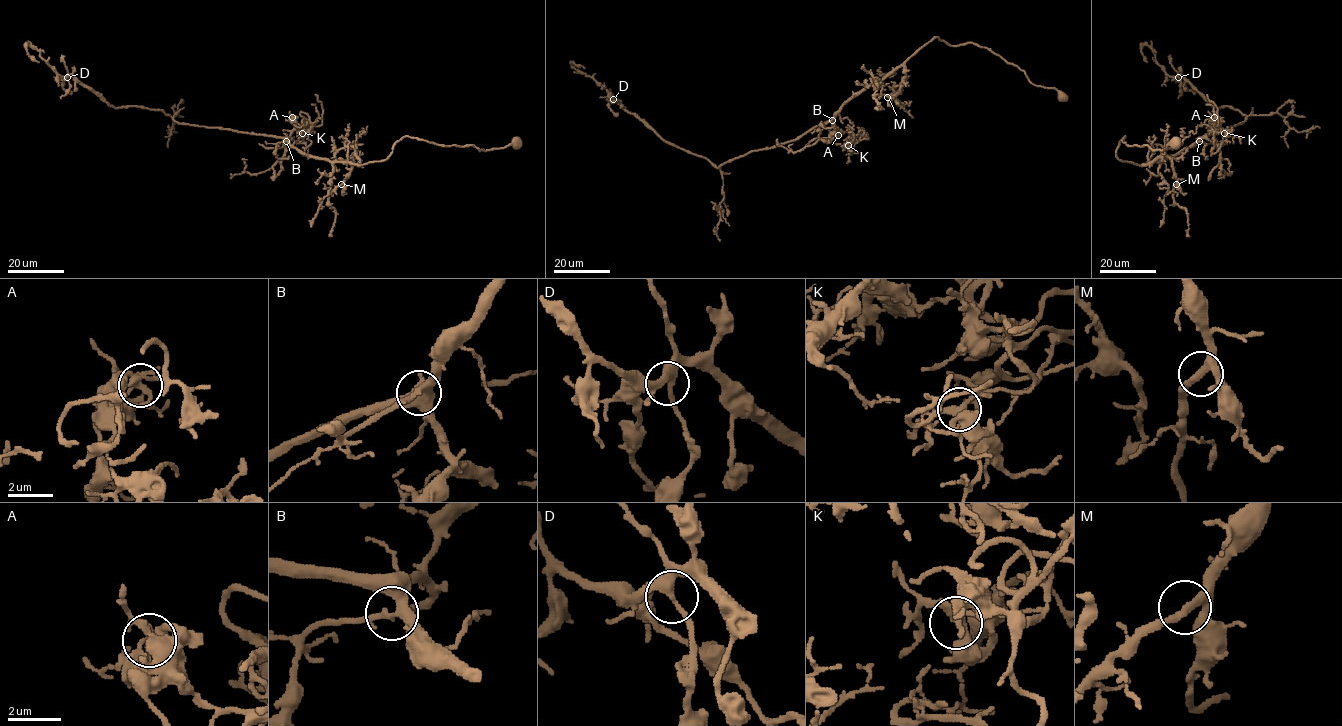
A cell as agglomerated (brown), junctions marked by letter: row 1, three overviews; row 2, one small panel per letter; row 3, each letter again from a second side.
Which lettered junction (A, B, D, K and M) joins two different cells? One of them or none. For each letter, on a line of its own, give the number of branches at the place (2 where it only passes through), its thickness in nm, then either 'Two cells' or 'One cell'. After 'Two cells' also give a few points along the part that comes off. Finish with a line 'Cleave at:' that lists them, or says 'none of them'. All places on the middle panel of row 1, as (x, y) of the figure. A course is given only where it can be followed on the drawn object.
A: Branches: 3. Thickness 260 nm. Two cells. Course of the part to remove: (838, 135), (850, 130), (852, 134), (857, 134), (849, 132), (854, 139), (844, 147), (852, 151)
B: Branches: 3. Thickness 280 nm. One cell
D: Branches: 3. Thickness 320 nm. One cell
K: Branches: 3. Thickness 280 nm. One cell
M: Branches: 3. Thickness 240 nm. One cell
Cleave at: A

